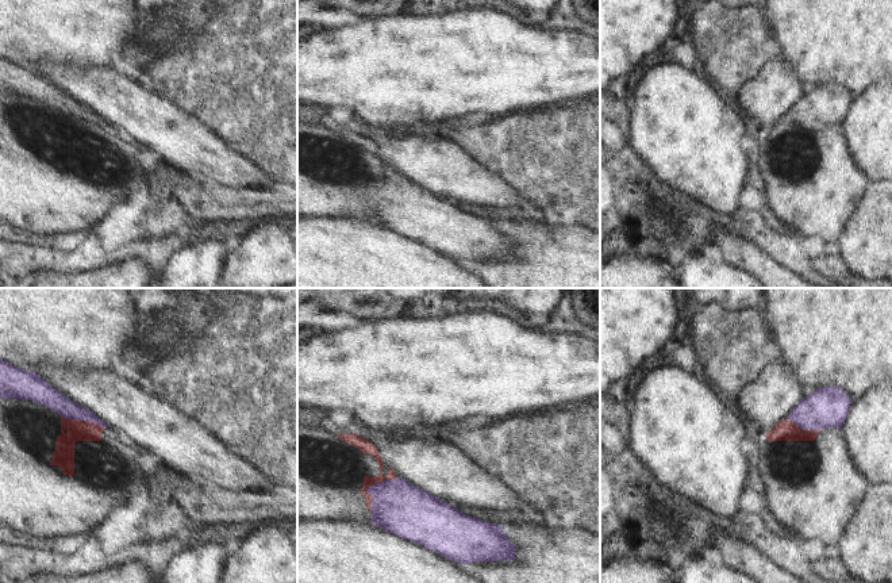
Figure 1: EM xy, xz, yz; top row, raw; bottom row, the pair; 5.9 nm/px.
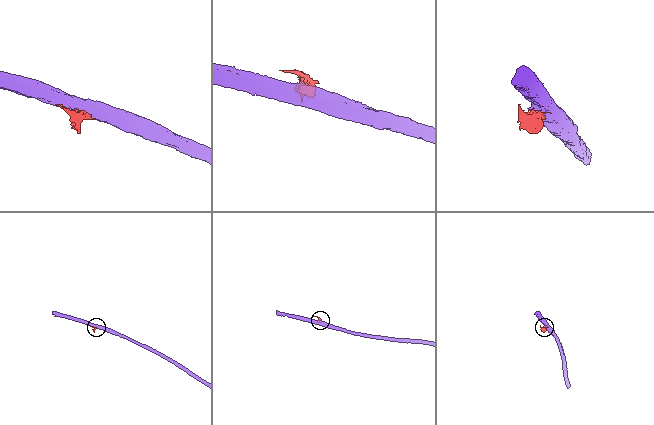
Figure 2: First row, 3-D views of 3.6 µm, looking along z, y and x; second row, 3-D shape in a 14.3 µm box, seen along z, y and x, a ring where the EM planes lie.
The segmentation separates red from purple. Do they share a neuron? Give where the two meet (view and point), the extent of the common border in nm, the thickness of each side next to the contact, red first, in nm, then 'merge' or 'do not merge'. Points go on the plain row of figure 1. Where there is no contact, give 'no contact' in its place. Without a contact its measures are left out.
meets red in xz at (372, 180); contact 260 nm long; 70 nm thick on the red side, 320 nm on the other; do not merge

